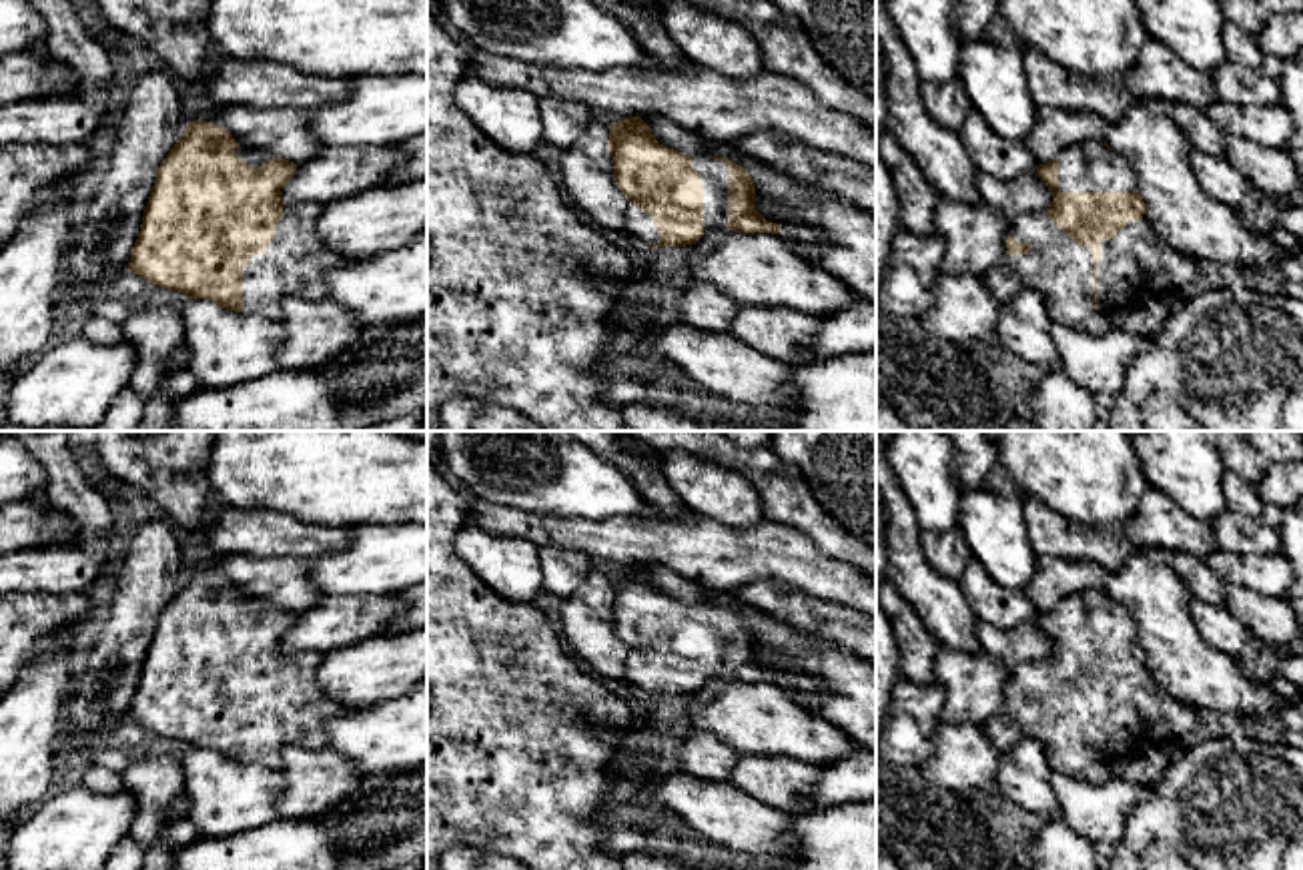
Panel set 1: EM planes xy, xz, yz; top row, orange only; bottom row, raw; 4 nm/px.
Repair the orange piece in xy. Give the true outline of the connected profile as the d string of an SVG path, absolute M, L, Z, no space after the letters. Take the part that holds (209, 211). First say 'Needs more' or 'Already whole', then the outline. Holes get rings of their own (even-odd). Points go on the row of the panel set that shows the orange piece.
Needs more. M200 118L190 122L156 168L128 271L188 299L277 323L287 297L329 297L325 275L347 259L319 239L321 204L283 202L281 188L295 172L295 162L243 150L223 126Z

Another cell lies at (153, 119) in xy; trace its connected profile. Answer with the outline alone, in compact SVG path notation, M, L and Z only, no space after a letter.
M168 68L124 84L118 100L114 154L66 253L62 287L72 301L98 299L104 283L128 271L156 168L190 124Z

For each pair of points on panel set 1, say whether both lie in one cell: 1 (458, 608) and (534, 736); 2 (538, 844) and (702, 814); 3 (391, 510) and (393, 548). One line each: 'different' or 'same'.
1: same
2: different
3: different

